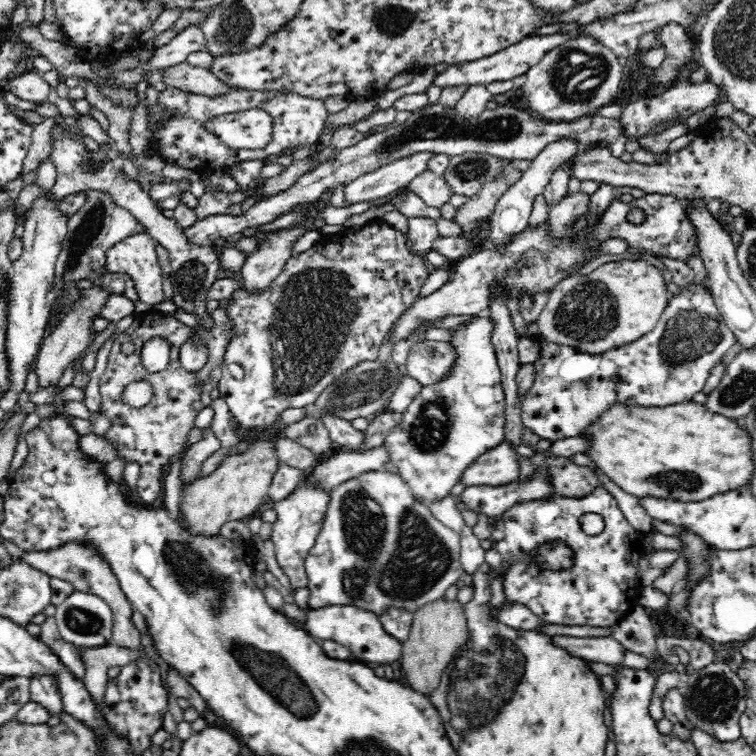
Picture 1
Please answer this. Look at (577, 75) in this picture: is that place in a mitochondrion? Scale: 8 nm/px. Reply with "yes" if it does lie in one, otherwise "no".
yes

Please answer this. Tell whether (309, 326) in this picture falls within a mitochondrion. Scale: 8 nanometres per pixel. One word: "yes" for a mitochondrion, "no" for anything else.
yes

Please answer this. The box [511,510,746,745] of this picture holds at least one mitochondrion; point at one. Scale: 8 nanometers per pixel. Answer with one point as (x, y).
(715, 698)

